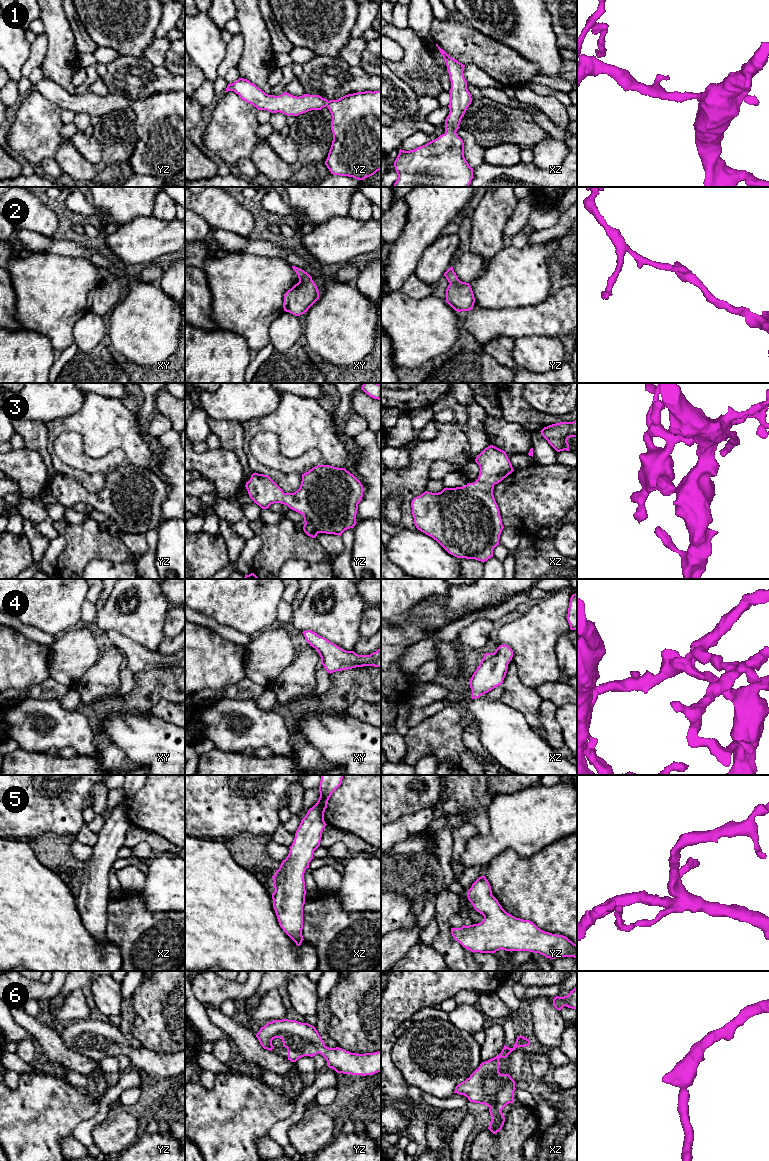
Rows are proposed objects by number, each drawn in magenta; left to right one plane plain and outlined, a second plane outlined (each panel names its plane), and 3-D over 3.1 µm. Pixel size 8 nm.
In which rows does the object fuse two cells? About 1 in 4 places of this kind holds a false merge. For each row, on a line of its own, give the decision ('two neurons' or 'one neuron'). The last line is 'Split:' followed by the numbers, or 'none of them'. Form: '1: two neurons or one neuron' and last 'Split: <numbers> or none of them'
1: one neuron
2: two neurons
3: one neuron
4: one neuron
5: one neuron
6: one neuron
Split: 2

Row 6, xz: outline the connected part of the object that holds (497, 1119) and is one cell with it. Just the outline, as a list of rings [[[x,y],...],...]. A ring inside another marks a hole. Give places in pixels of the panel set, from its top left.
[[[517,1036],[513,1048],[504,1045],[496,1057],[482,1062],[480,1066],[455,1087],[454,1093],[464,1095],[470,1102],[484,1104],[489,1107],[491,1122],[488,1129],[496,1134],[505,1122],[502,1109],[509,1103],[514,1103],[515,1081],[509,1074],[499,1072],[499,1060],[506,1058],[517,1047],[530,1047],[530,1039]]]

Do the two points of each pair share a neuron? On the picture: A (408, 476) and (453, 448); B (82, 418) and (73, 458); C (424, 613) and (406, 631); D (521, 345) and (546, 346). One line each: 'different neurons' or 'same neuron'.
A: same neuron
B: different neurons
C: same neuron
D: same neuron

